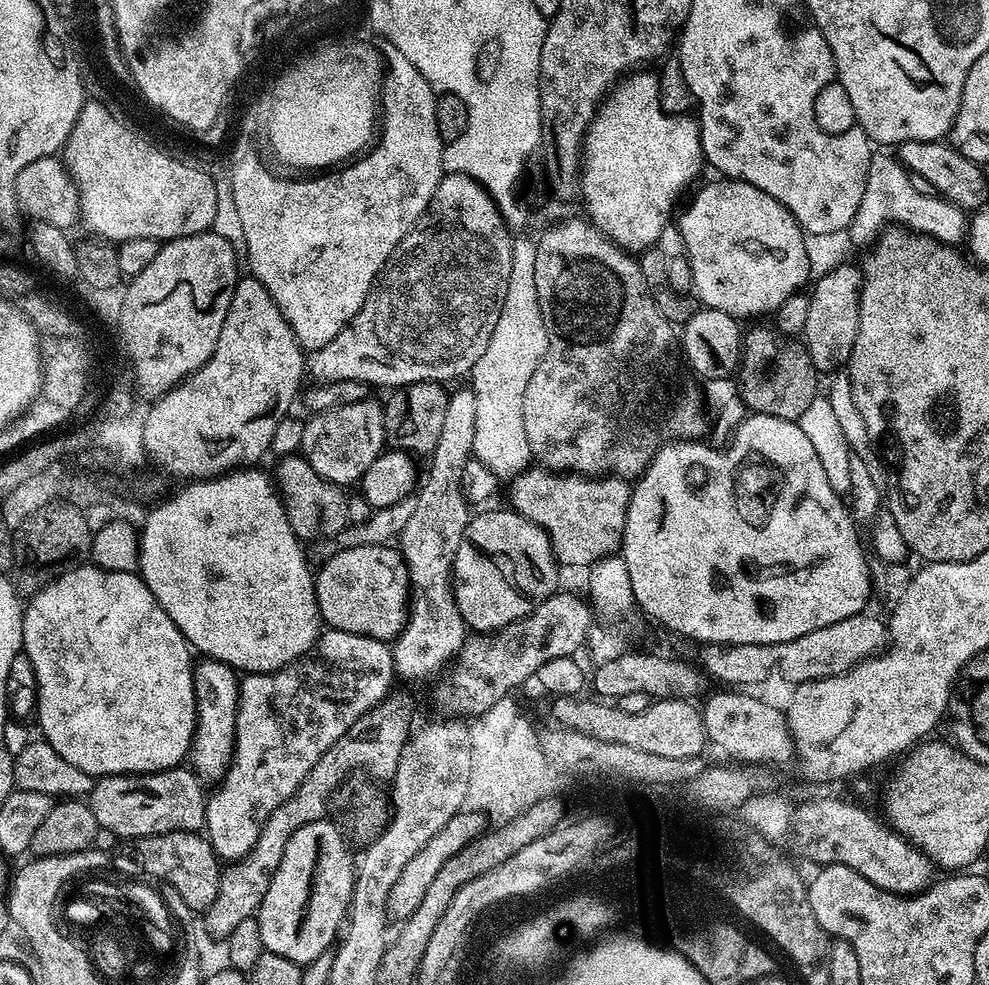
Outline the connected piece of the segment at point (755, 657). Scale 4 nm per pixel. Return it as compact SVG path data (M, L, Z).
M870 612L851 615L831 626L812 630L800 638L782 643L710 644L699 650L701 669L712 677L737 688L740 684L765 681L769 678L786 680L795 685L824 677L840 676L855 664L883 651L888 644L887 623Z

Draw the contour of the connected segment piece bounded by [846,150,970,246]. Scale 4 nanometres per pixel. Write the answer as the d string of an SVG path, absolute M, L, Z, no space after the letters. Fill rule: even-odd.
M877 151L870 162L870 170L866 170L866 190L862 190L858 214L854 214L846 229L846 236L856 244L868 246L889 226L899 226L909 232L919 232L921 236L933 236L941 244L959 245L959 240L963 241L968 235L970 220L965 209L939 194L921 194L914 190L908 169L899 159L884 152L887 151Z

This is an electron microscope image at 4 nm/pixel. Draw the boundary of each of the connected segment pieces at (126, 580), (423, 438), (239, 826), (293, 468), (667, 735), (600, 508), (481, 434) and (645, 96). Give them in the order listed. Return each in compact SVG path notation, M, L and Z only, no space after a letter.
M81 566L63 572L61 576L50 581L40 592L35 592L27 601L24 610L24 625L22 626L24 639L23 655L30 658L30 666L34 666L36 675L36 711L35 719L40 719L43 739L70 766L78 766L93 778L101 776L127 776L142 772L164 772L167 768L178 768L185 763L186 757L192 750L192 735L196 733L196 695L194 694L193 649L187 640L170 622L166 610L158 606L154 594L146 586L146 582L136 572L107 572L95 566Z
M441 381L414 382L402 384L391 393L388 401L383 401L384 442L389 449L407 452L416 458L427 457L438 446L442 425L446 419L449 389Z
M337 628L321 631L320 639L306 656L300 656L277 672L254 672L240 680L236 707L236 740L232 761L211 789L204 806L206 838L217 857L224 862L241 860L258 842L264 823L302 786L306 774L366 714L389 695L394 669L392 650L385 641L362 634L350 634Z
M303 455L284 456L274 471L274 483L284 501L286 518L301 542L339 537L349 527L347 506L349 497L339 484L332 484L314 471Z
M557 696L551 701L552 716L561 724L561 729L593 736L602 742L634 746L634 750L647 750L649 754L662 754L662 758L690 758L705 751L706 737L701 709L692 705L691 699L653 699L648 708L641 712L607 708L607 703L591 699Z
M528 466L511 481L511 511L534 522L548 535L552 555L557 565L568 568L587 569L589 565L619 553L624 542L624 527L628 503L632 497L633 485L621 476L582 476L579 474L557 474L539 466Z
M517 239L513 243L510 282L502 314L498 314L498 326L494 326L494 334L490 334L490 346L486 346L482 358L478 358L470 373L470 387L476 396L472 451L475 459L491 468L497 478L515 477L518 470L532 460L530 446L524 442L522 394L526 394L526 382L530 382L530 374L538 370L538 362L542 362L548 353L546 326L538 306L538 286L534 286L535 253L536 246L531 239Z
M637 70L621 79L604 97L604 103L584 135L580 192L588 203L587 219L618 247L640 254L664 232L676 199L700 172L704 151L700 148L700 125L688 116L667 116L660 109L660 80L652 70Z

